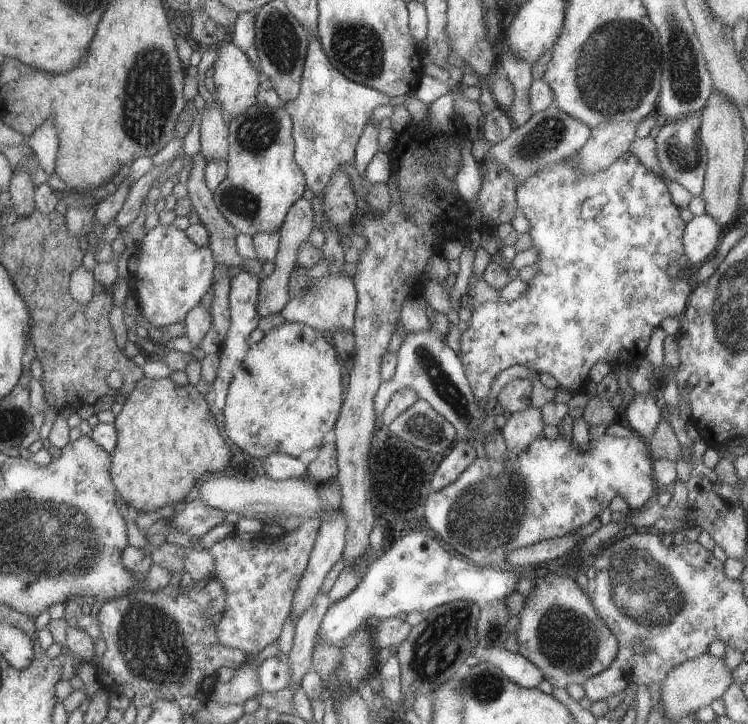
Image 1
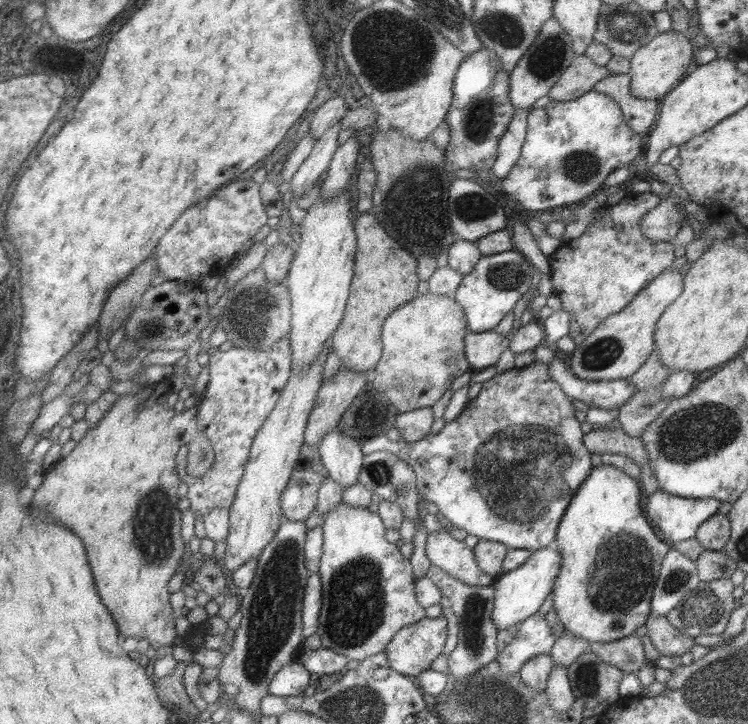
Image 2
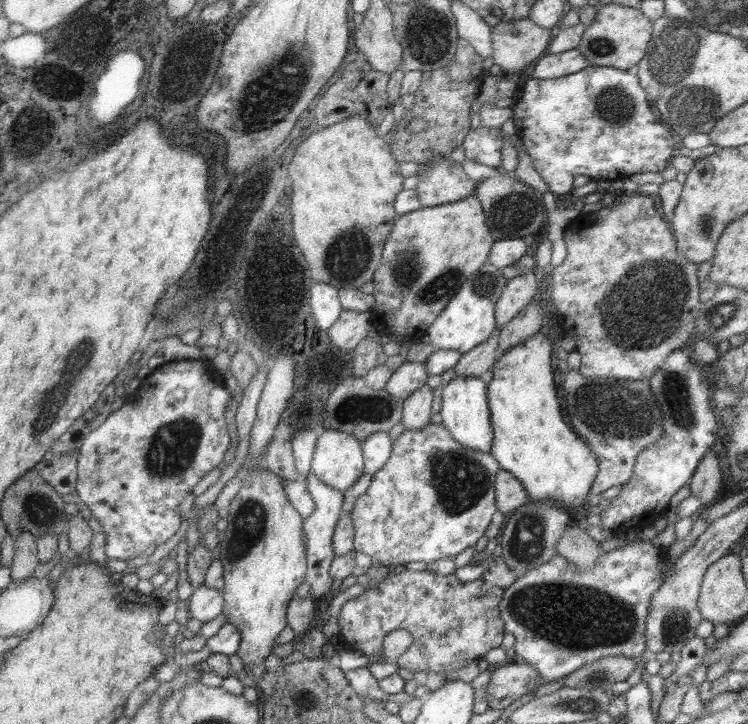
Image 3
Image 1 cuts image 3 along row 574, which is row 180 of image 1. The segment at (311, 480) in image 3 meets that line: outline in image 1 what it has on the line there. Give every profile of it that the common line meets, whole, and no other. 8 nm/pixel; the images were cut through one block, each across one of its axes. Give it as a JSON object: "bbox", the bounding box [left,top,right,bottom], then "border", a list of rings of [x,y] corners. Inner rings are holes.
{"bbox":[282,36,391,195],"border":[[[310,36],[299,94],[295,100],[282,103],[291,118],[293,158],[303,172],[306,189],[314,195],[321,195],[333,170],[339,164],[347,166],[355,160],[355,145],[363,128],[371,121],[371,112],[377,106],[386,105],[389,99],[391,96],[347,80],[329,63],[318,36]]]}

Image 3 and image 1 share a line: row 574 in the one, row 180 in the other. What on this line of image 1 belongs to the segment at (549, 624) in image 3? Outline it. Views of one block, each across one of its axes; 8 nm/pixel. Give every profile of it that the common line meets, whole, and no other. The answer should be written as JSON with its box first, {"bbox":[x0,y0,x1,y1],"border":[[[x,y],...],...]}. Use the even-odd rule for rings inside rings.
{"bbox":[456,151,691,403],"border":[[[626,151],[615,160],[609,168],[599,170],[591,176],[581,174],[581,170],[577,168],[577,155],[569,156],[561,162],[557,162],[552,166],[545,166],[543,171],[531,174],[525,182],[519,182],[515,188],[515,201],[527,222],[529,222],[529,230],[527,234],[531,238],[531,247],[537,250],[537,274],[531,278],[527,284],[527,290],[519,296],[517,300],[510,302],[481,302],[469,303],[471,309],[471,318],[469,322],[461,327],[461,337],[459,340],[459,352],[456,354],[460,359],[463,371],[469,388],[473,392],[473,398],[480,403],[487,399],[489,387],[493,377],[511,366],[524,366],[531,368],[537,373],[547,373],[559,384],[559,387],[571,392],[572,395],[584,392],[586,384],[589,380],[588,372],[592,365],[601,360],[605,360],[610,366],[625,364],[631,368],[633,360],[640,360],[644,357],[645,348],[651,338],[651,332],[655,328],[660,327],[660,323],[664,318],[677,317],[680,318],[685,311],[688,296],[691,288],[685,279],[671,278],[667,276],[667,266],[684,254],[683,250],[683,230],[686,223],[679,217],[680,209],[671,202],[670,194],[667,191],[665,182],[659,178],[657,174],[653,174],[649,168],[645,168],[631,152]]]}

